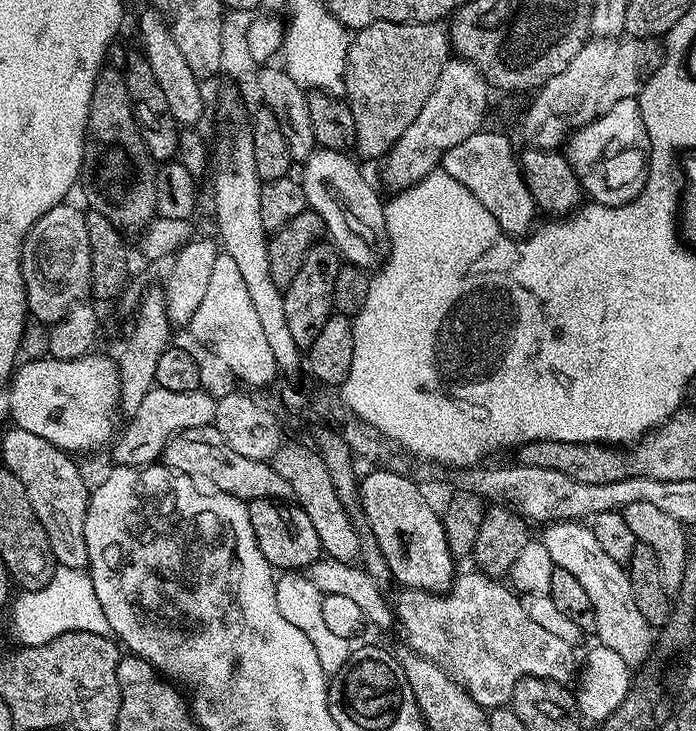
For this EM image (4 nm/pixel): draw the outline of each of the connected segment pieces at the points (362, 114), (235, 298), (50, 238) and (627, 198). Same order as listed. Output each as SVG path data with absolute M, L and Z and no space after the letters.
M374 22L359 29L349 39L344 67L344 96L348 107L352 109L356 123L354 152L357 157L365 156L368 160L376 160L379 156L380 159L387 157L388 151L395 146L398 138L406 134L406 126L410 126L410 122L418 118L418 110L426 106L426 98L430 98L430 90L434 90L434 82L438 82L438 74L442 74L442 66L449 58L448 30L440 22L434 24Z
M223 254L217 255L214 271L198 310L194 310L194 318L186 326L192 336L200 344L212 348L212 352L240 379L248 384L260 386L268 384L278 369L274 362L274 354L266 342L266 334L258 323L258 313L254 311L254 302L246 290L246 281L242 278L234 258Z
M72 202L46 210L46 214L42 214L28 232L20 248L20 261L31 319L41 320L47 326L56 324L73 304L89 295L92 287L92 251L87 215L83 211L80 213Z
M637 97L624 98L603 109L596 119L580 125L566 140L568 165L578 178L583 195L606 208L628 204L646 186L651 148Z

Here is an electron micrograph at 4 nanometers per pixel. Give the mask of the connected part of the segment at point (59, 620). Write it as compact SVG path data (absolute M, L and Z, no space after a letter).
M57 565L53 578L50 578L46 586L40 587L38 591L23 591L20 596L18 599L16 597L13 599L10 609L12 608L12 630L18 640L16 642L23 647L45 645L46 642L53 641L64 633L96 632L108 628L97 591L94 590L92 579L85 569Z

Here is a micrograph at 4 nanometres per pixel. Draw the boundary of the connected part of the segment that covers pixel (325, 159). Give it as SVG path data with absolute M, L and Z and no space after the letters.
M317 147L316 151L310 153L307 160L303 161L304 173L299 173L298 179L304 185L308 208L324 219L327 235L333 236L331 239L342 253L343 259L358 265L359 268L372 270L377 267L371 252L376 240L372 236L356 236L356 232L362 231L363 228L368 232L385 231L385 201L380 200L379 194L372 189L372 184L364 177L363 170L355 164L357 161L349 158L351 157L348 152L335 152L329 148Z

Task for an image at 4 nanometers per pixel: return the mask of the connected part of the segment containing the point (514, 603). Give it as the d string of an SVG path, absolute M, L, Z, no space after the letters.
M471 570L472 572L466 572L462 575L460 573L453 579L451 587L448 588L448 591L445 593L432 593L417 588L404 588L400 590L400 594L396 600L394 600L394 614L396 612L402 628L406 634L407 645L411 648L412 651L419 653L420 656L426 657L428 660L434 661L436 664L439 664L441 668L445 668L448 671L448 675L458 684L462 685L464 689L470 694L472 698L480 707L487 709L494 709L498 707L505 707L513 696L514 686L517 685L517 682L524 680L528 676L532 677L546 677L550 681L558 681L560 683L567 683L570 674L575 673L575 670L578 666L578 658L576 660L574 656L573 645L566 641L562 640L559 636L554 636L553 633L547 631L538 623L530 620L527 616L521 597L509 586L502 585L501 581L491 578L484 573L478 570Z

